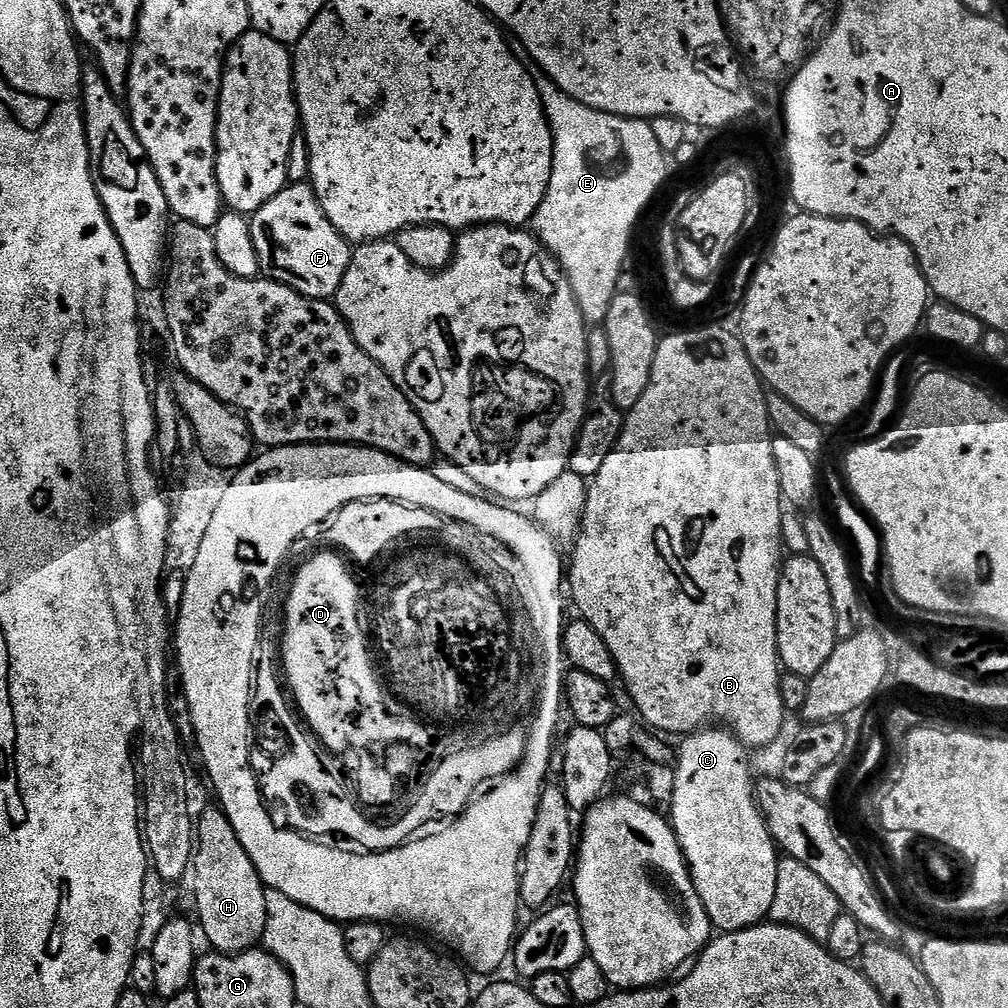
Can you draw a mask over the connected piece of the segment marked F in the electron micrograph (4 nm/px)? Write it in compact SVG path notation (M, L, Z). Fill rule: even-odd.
M285 190L270 198L258 213L258 219L268 224L272 260L280 264L282 271L289 272L287 283L303 296L310 300L328 300L335 292L337 295L341 291L344 276L354 260L353 249L352 252L348 249L351 247L343 233L321 214L322 209L315 199L295 200L290 192Z

